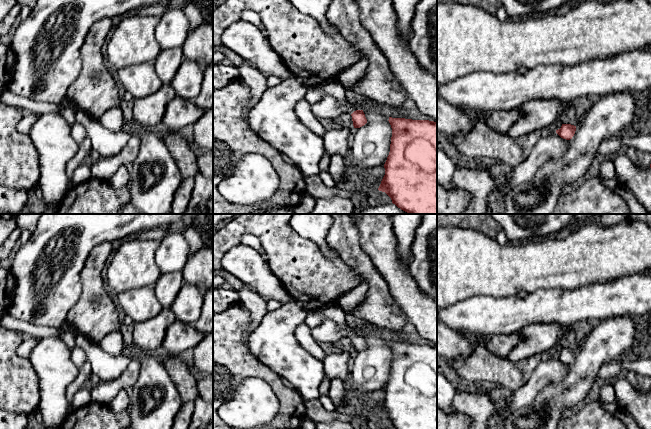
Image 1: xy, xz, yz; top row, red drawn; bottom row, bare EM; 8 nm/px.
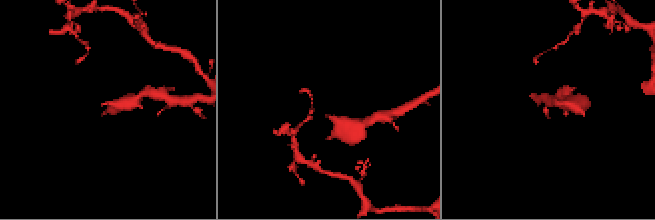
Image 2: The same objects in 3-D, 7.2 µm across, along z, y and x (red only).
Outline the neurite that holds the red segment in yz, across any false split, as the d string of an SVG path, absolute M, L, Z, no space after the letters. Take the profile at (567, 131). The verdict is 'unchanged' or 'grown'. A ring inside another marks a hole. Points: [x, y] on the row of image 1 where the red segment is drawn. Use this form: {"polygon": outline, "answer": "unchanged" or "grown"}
{"polygon": "M562 124L561 128L556 130L556 133L563 139L570 140L574 136L576 126L571 124Z", "answer": "unchanged"}

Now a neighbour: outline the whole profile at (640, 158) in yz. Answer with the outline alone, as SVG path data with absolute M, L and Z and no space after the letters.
M627 147L626 154L637 166L641 168L645 168L651 164L651 155L635 147Z

